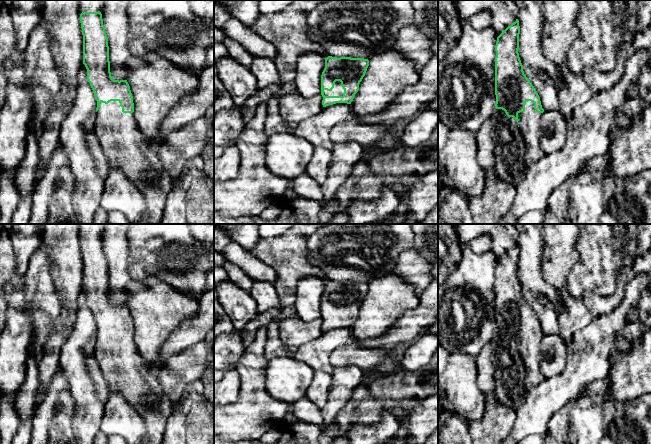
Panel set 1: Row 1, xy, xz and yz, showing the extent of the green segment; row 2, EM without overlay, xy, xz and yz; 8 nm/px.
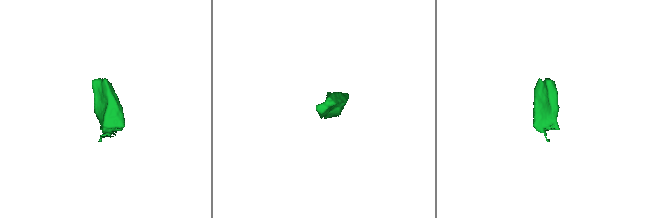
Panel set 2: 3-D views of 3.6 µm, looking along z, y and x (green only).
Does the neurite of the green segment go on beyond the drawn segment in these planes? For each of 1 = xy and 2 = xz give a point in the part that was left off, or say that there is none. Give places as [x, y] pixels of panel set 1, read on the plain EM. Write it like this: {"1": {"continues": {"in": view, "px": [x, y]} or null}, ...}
{"1": {"continues": {"in": "xy", "px": [123, 368]}}, "2": {"continues": {"in": "xz", "px": [338, 314]}}}

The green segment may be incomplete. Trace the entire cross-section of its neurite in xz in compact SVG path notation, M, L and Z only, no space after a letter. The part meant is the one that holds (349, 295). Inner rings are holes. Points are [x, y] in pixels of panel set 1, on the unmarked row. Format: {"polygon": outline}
{"polygon": "M325 282L325 292L321 299L323 331L336 327L351 328L368 290L369 284L364 282Z"}

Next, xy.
{"polygon": "M78 224L78 226L82 236L79 243L83 259L83 288L87 293L87 304L97 325L94 357L110 389L110 394L121 393L145 422L146 435L141 444L161 444L168 418L172 413L173 403L162 391L161 384L157 378L157 371L145 367L145 361L140 355L134 340L133 320L127 304L114 304L111 300L108 261L100 236L105 224Z"}

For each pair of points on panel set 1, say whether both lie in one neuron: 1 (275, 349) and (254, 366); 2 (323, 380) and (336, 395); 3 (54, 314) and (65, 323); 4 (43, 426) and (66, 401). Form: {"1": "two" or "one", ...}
{"1": "two", "2": "two", "3": "two", "4": "two"}

